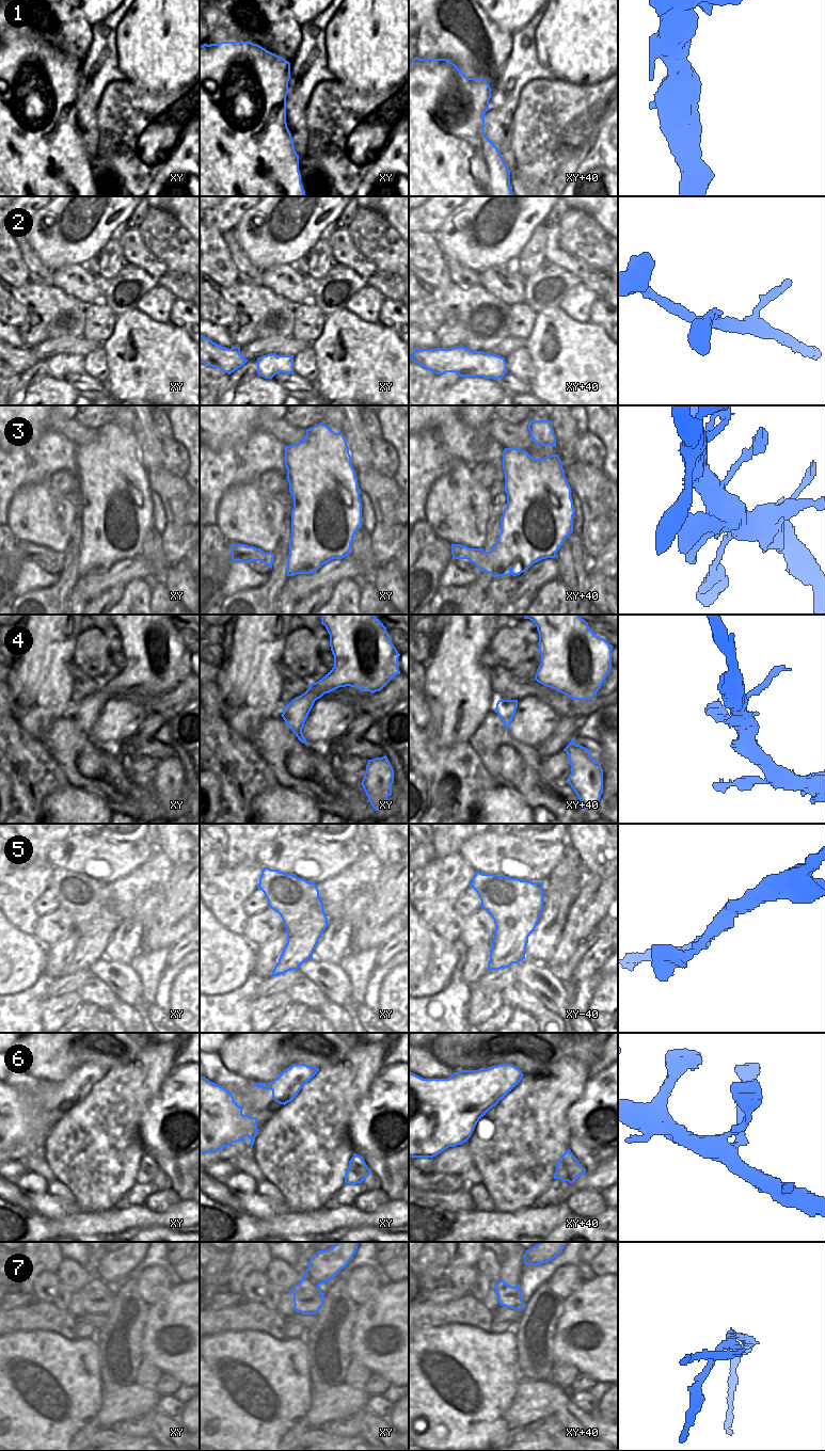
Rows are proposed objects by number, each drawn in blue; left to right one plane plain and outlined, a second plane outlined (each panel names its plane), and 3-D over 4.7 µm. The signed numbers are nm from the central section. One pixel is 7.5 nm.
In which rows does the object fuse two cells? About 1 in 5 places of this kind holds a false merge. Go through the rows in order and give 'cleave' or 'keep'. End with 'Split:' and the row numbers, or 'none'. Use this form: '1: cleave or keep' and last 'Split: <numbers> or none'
1: keep
2: keep
3: keep
4: keep
5: keep
6: keep
7: cleave
Split: 7

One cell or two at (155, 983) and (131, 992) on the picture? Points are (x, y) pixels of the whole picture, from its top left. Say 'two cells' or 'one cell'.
two cells

